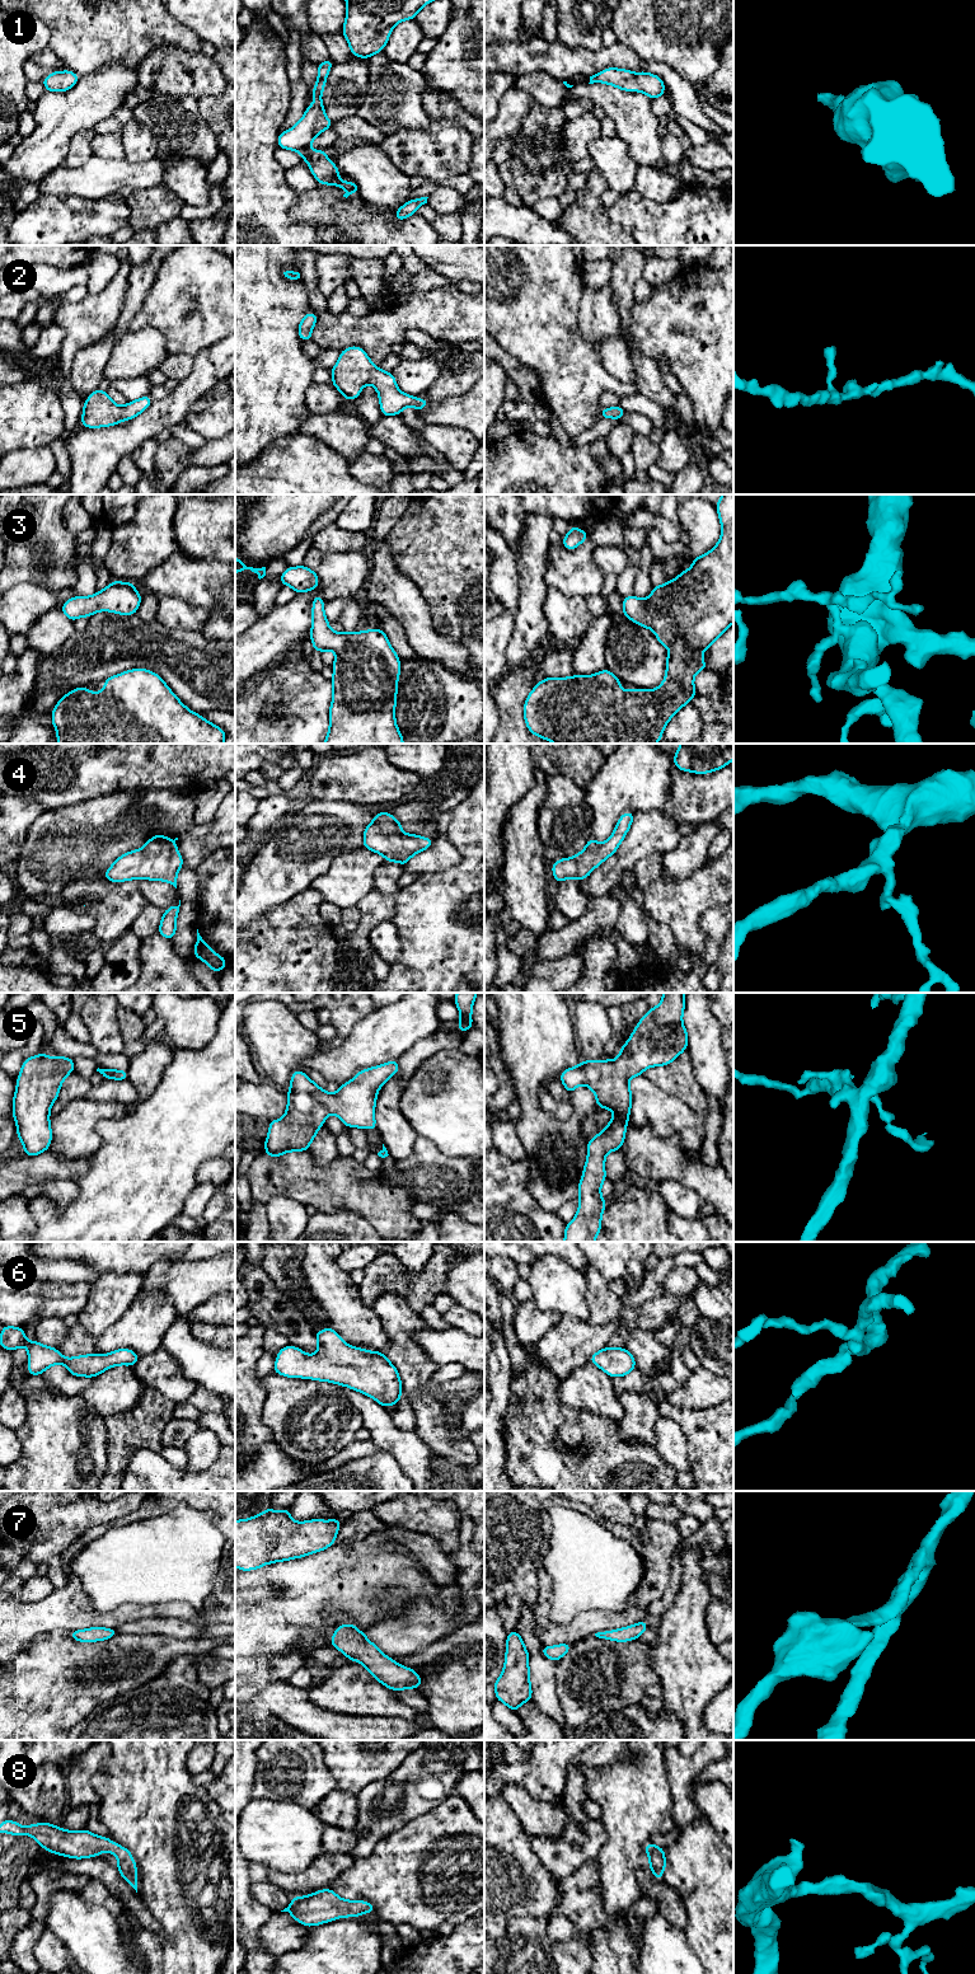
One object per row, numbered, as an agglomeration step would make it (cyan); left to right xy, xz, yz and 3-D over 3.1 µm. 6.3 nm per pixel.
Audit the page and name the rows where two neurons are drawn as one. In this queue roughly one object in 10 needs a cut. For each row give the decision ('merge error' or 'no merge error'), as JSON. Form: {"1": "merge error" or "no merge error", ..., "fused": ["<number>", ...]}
{"1": "no merge error", "2": "no merge error", "3": "no merge error", "4": "no merge error", "5": "no merge error", "6": "no merge error", "7": "no merge error", "8": "no merge error", "fused": []}

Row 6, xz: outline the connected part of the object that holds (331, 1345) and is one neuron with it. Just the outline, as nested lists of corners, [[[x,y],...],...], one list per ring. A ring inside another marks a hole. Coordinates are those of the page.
[[[331,1327],[314,1333],[319,1345],[315,1354],[306,1355],[299,1347],[285,1346],[277,1352],[273,1372],[287,1378],[305,1378],[350,1387],[374,1398],[384,1407],[399,1403],[403,1384],[397,1368],[383,1352],[353,1347],[346,1344]]]

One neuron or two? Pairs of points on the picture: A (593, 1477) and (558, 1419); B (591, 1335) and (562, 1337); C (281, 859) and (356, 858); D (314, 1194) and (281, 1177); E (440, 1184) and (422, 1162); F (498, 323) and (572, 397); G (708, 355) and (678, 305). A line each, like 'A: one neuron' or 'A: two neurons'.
A: one neuron
B: one neuron
C: two neurons
D: one neuron
E: one neuron
F: one neuron
G: one neuron

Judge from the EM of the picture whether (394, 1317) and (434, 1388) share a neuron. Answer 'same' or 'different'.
different

